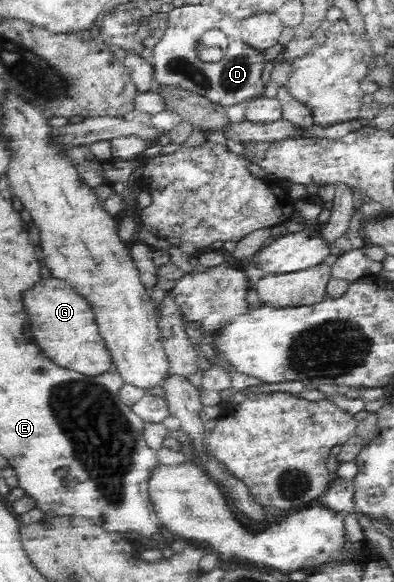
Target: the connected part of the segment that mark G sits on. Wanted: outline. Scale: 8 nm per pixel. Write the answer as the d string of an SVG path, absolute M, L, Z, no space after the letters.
M43 278L35 286L23 292L23 308L29 326L29 334L39 350L51 358L57 366L76 370L87 376L105 372L111 368L110 352L98 331L92 306L67 281Z

